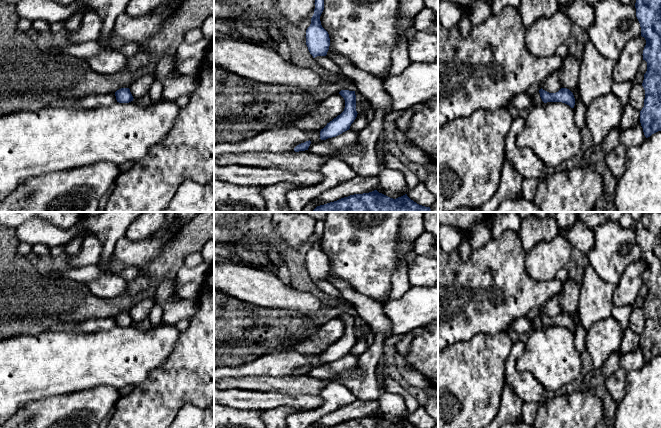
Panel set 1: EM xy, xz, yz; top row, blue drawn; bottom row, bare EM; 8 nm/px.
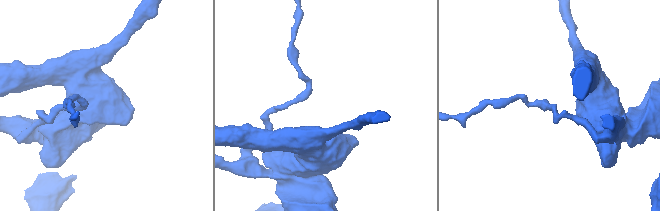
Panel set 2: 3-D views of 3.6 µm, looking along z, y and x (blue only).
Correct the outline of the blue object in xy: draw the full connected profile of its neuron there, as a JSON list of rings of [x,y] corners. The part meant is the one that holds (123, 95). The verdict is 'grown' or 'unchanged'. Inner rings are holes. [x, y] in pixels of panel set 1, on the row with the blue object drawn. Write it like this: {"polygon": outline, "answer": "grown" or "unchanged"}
{"polygon": [[[121,88],[117,90],[115,96],[119,103],[129,103],[134,99],[129,88]]], "answer": "unchanged"}

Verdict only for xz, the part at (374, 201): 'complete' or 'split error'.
complete

